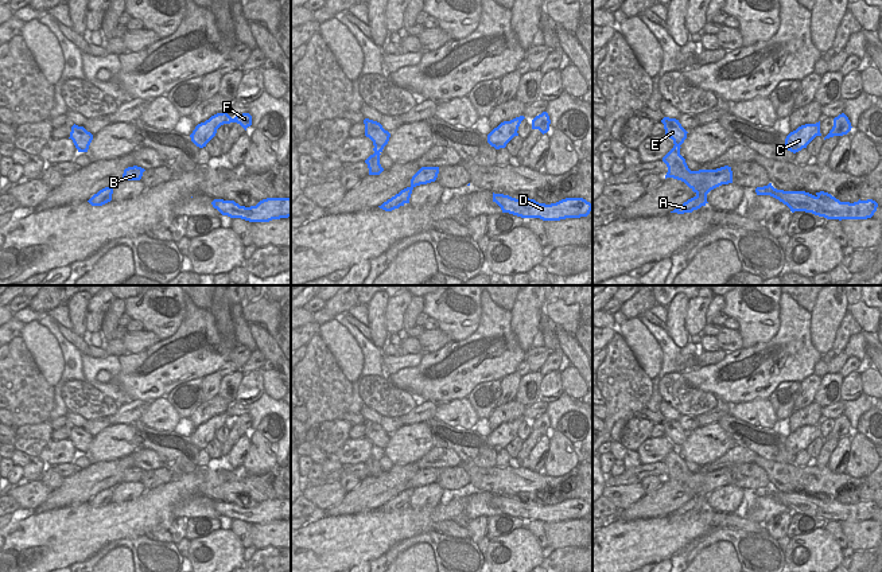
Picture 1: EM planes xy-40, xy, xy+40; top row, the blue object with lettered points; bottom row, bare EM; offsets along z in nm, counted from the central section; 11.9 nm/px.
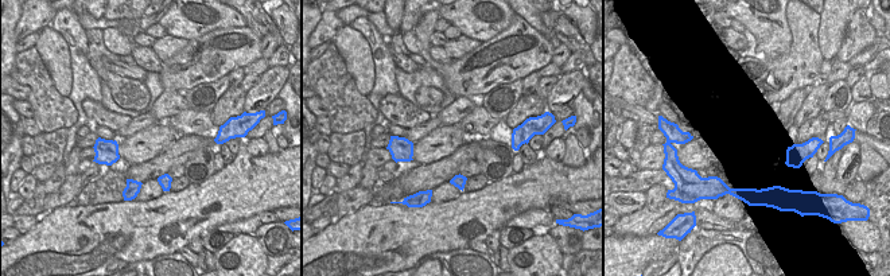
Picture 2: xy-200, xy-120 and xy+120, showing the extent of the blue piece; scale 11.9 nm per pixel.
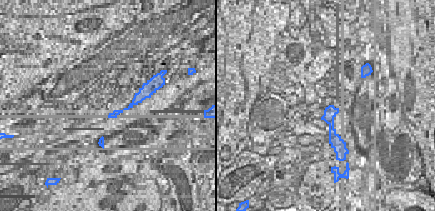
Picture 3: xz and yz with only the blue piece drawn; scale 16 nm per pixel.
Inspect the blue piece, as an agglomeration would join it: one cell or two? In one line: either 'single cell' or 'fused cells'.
fused cells

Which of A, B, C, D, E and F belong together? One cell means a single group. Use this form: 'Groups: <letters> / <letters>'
Groups: A B C D F / E

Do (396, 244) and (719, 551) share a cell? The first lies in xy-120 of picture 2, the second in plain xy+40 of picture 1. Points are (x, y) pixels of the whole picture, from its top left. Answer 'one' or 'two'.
two

